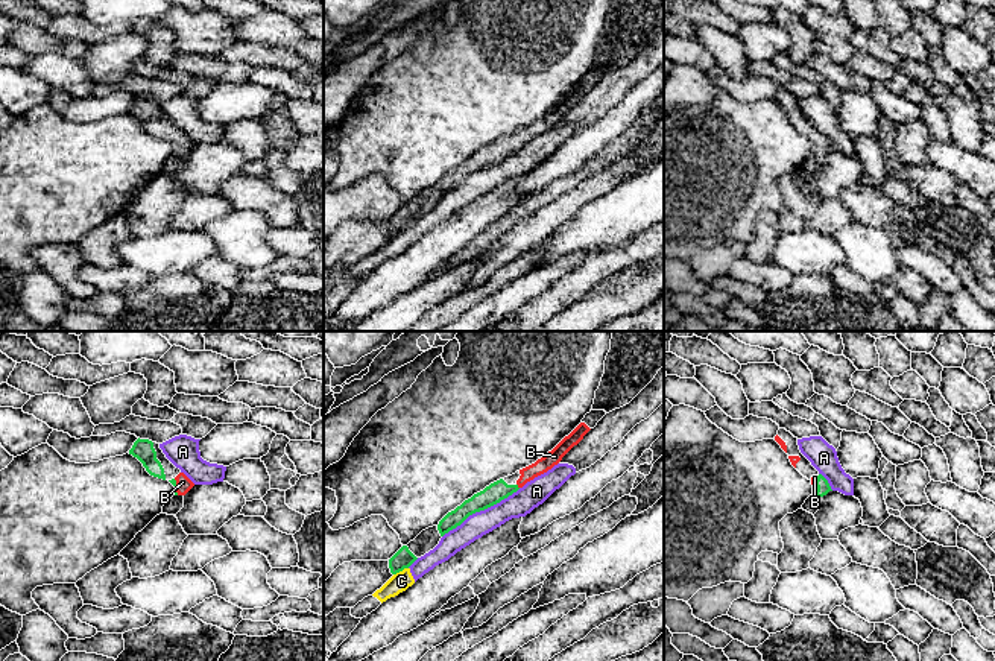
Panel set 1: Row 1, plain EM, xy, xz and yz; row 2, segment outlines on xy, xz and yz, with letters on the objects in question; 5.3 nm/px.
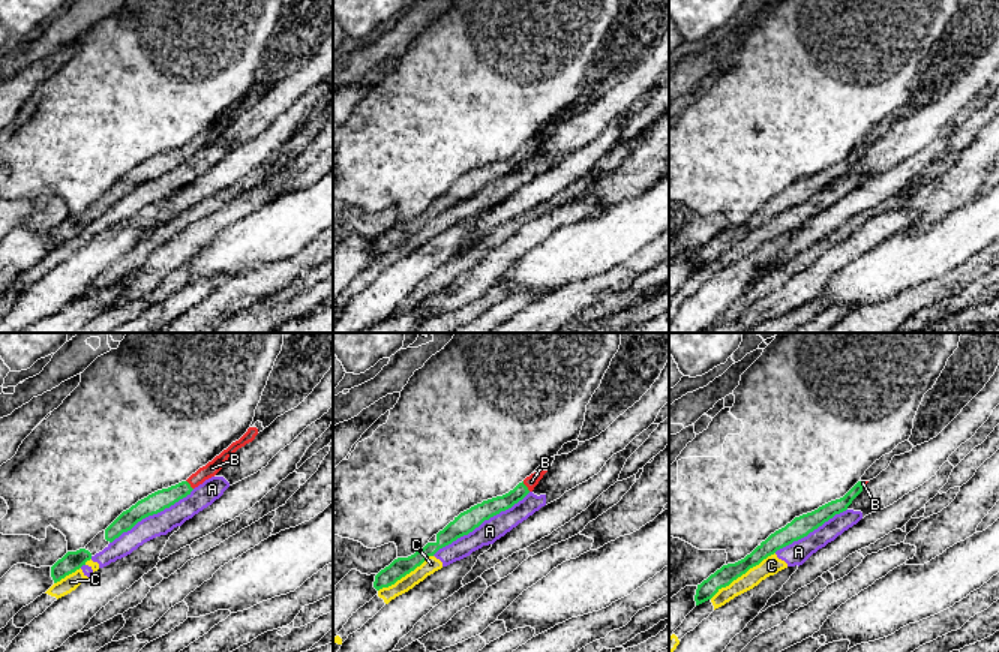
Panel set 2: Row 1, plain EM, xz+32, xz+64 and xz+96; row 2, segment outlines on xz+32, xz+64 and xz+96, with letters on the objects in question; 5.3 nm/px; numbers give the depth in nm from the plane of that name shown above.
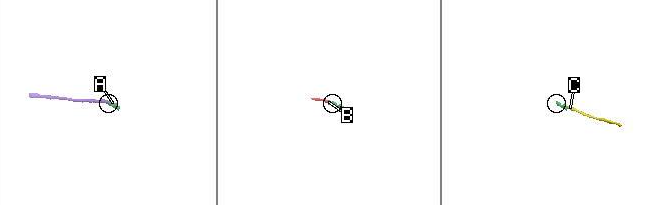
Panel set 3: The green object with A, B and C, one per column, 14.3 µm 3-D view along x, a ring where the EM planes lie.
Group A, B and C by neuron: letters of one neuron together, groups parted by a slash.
A C / B

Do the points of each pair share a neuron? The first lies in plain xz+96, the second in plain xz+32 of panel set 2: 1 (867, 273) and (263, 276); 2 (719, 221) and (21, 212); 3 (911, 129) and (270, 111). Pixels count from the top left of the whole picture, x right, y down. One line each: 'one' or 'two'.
1: two
2: one
3: one

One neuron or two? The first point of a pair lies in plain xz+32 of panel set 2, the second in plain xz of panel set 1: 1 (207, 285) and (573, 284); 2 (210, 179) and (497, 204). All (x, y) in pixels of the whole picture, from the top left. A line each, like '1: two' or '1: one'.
1: two
2: two

